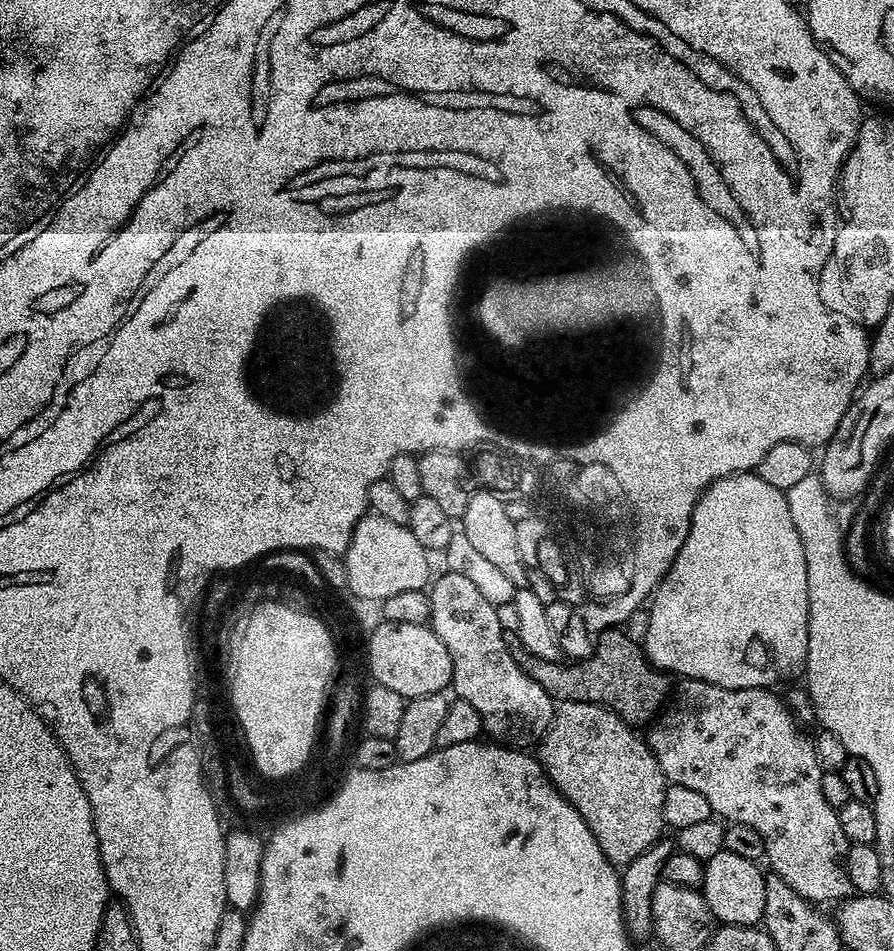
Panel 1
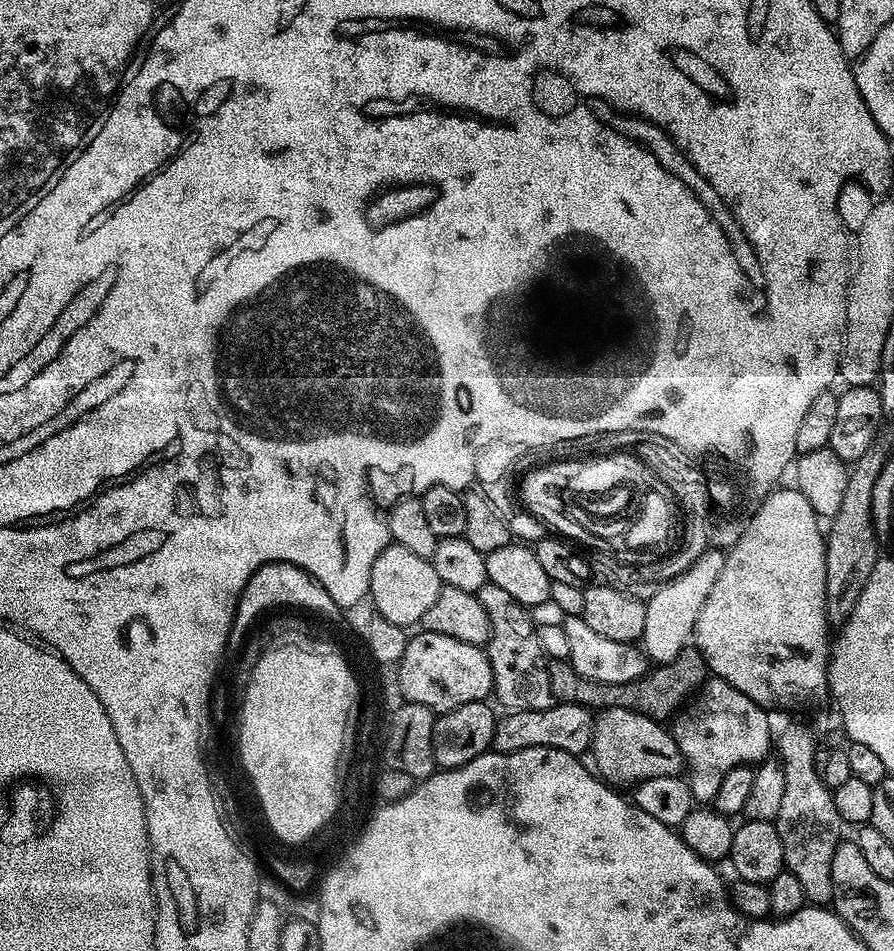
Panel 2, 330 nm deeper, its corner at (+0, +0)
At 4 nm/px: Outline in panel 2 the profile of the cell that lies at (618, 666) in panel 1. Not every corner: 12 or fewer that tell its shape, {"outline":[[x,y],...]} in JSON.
{"outline":[[695,646],[621,684],[548,660],[553,701],[667,721],[708,675]]}

